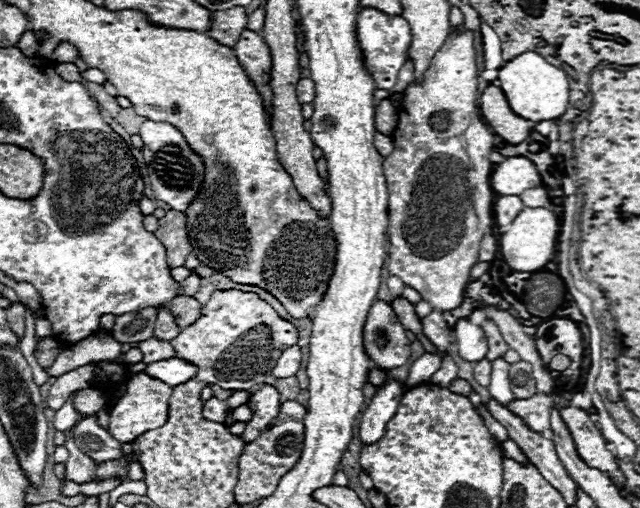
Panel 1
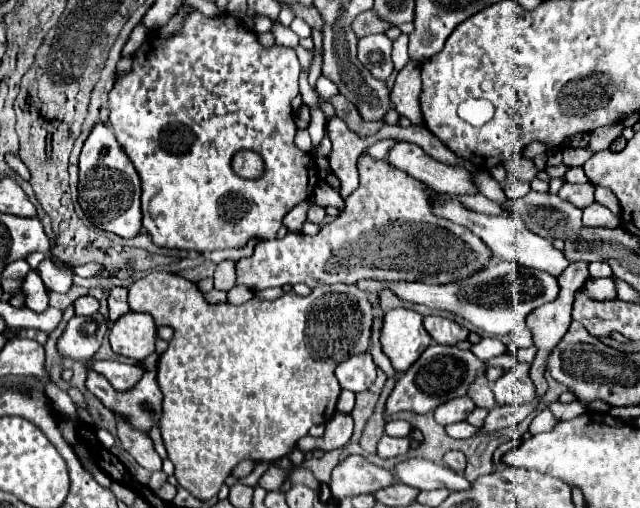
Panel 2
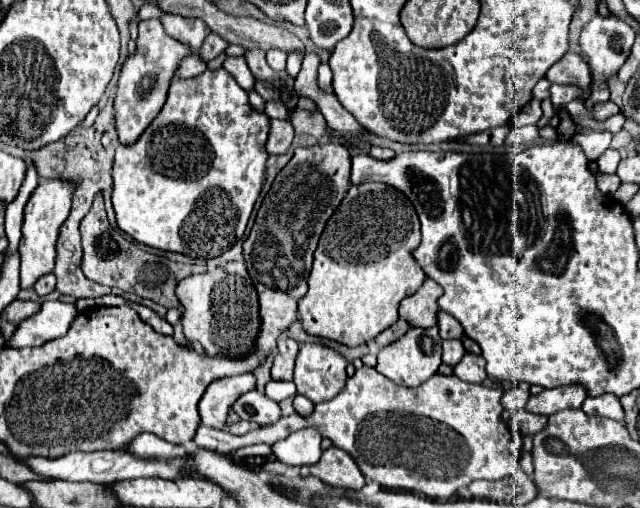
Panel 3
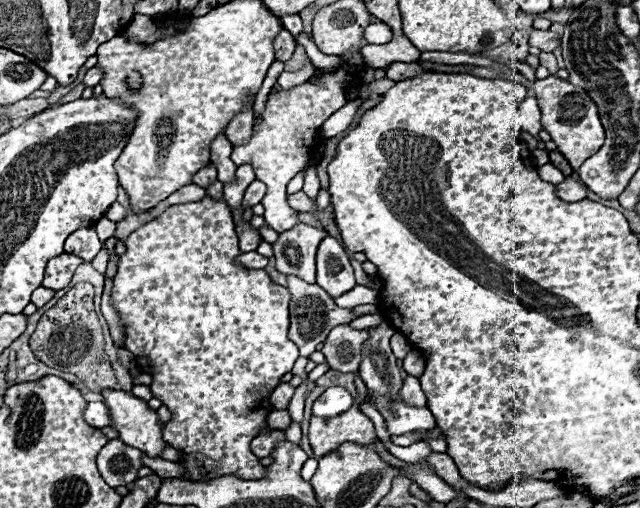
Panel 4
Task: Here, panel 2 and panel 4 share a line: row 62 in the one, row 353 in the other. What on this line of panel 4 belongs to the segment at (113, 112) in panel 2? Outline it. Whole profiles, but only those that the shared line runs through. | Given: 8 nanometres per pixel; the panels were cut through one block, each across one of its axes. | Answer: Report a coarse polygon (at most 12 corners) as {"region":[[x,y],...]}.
{"region":[[224,198],[132,232],[118,348],[190,482],[264,478],[250,440],[300,356],[290,290]]}

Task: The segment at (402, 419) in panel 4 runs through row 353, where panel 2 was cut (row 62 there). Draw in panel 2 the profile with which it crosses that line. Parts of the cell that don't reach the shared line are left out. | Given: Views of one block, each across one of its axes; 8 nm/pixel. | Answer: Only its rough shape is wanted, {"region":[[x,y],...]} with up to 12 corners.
{"region":[[386,34],[358,40],[358,60],[380,80],[392,74]]}

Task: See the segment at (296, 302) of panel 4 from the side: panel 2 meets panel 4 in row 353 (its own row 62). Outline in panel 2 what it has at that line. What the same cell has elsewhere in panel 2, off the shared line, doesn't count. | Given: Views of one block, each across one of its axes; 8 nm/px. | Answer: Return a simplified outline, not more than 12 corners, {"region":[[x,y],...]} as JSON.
{"region":[[296,46],[298,60],[304,72],[310,72],[314,52],[304,50],[302,46]]}

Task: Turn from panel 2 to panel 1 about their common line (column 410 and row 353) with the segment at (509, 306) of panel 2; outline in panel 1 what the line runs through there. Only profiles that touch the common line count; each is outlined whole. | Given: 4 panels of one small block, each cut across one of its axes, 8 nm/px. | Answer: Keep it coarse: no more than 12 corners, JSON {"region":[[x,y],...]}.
{"region":[[294,344],[282,352],[272,370],[276,378],[300,370],[302,352]]}

